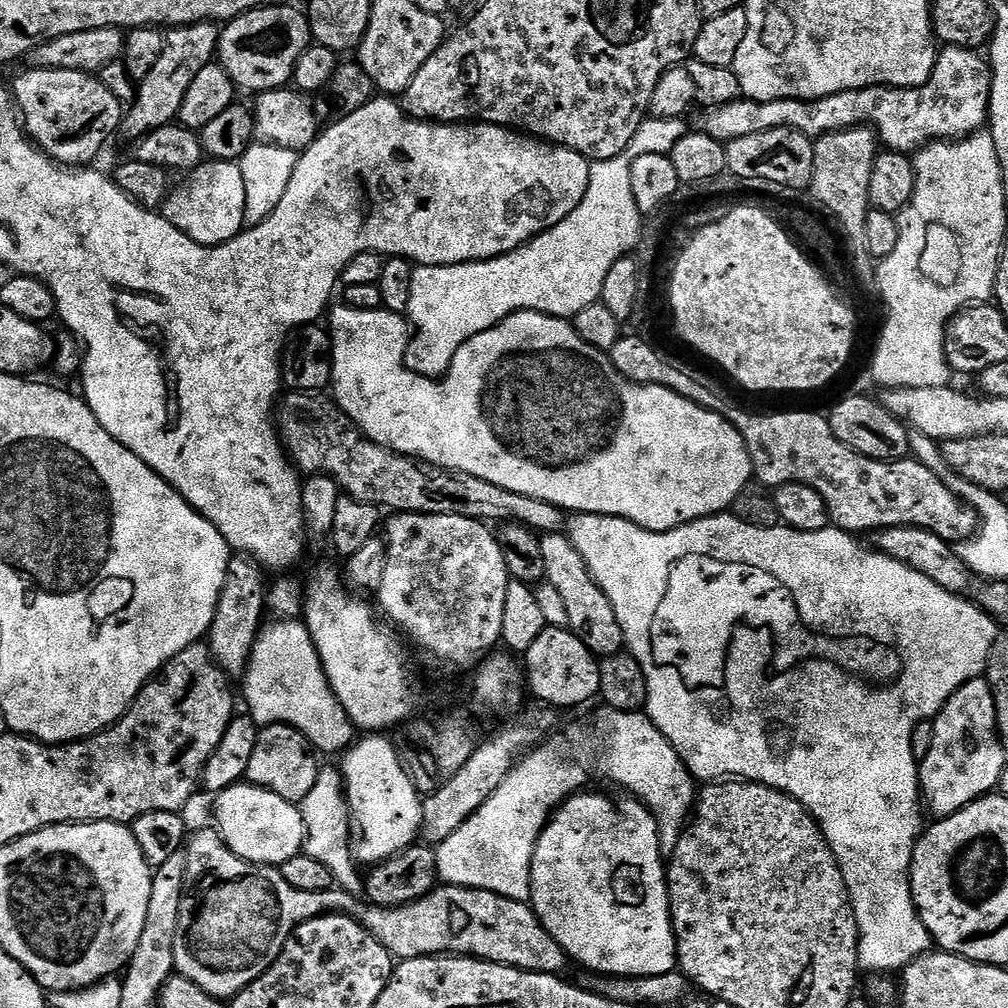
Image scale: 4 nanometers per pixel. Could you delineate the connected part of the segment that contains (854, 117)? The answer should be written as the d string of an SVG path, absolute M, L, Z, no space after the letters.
M971 48L939 49L936 68L932 77L917 88L859 88L846 90L842 94L830 94L821 100L779 100L778 102L758 102L739 99L717 108L701 111L694 124L695 131L705 132L710 138L727 142L734 138L746 138L746 134L758 134L775 128L794 128L803 136L819 138L830 132L841 132L843 128L871 126L885 149L905 154L915 154L933 142L962 140L981 131L988 124L988 107L992 89L992 69L989 61L980 57L979 51Z

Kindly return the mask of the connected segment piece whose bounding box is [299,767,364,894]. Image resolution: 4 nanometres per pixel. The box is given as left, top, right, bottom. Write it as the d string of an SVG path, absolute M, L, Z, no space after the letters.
M325 767L320 773L318 782L314 782L314 790L310 790L310 794L306 794L304 803L299 805L299 809L305 822L303 855L322 862L322 866L326 866L326 870L330 870L333 881L343 891L353 894L363 893L364 882L361 873L356 873L358 865L352 858L352 848L348 843L350 817L341 769Z

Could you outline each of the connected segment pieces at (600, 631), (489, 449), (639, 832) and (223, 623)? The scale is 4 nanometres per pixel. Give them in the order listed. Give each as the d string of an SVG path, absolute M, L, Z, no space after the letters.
M564 534L545 535L541 539L540 545L542 546L542 558L546 562L546 570L544 571L546 582L550 586L554 586L554 590L558 590L558 594L562 594L562 602L566 602L567 629L588 647L593 657L603 658L618 655L625 647L622 626L618 626L618 618L614 614L612 603L609 602L608 595L596 585L596 579L590 574L582 554L578 554L578 550L572 545L571 539Z
M339 307L331 309L333 312L332 328L330 327L332 337L330 392L337 406L360 427L361 432L376 444L381 444L383 448L401 452L403 456L413 456L416 460L425 460L426 463L439 468L474 474L474 478L494 482L494 486L502 486L502 490L510 490L514 494L542 498L542 502L550 502L564 509L568 514L621 516L624 520L634 522L639 528L651 532L669 532L682 524L727 513L738 498L738 494L742 494L742 490L749 487L753 479L752 459L748 447L730 421L719 416L717 412L709 412L707 408L696 403L695 399L688 397L687 400L687 395L672 392L662 386L646 386L630 382L625 376L618 374L611 355L590 346L590 342L582 342L582 338L578 338L575 327L567 319L534 311L516 312L506 317L500 324L495 324L490 330L467 340L463 348L458 350L456 363L452 365L450 374L439 380L419 376L404 364L404 355L410 339L410 324L401 313Z
M596 792L573 794L552 814L547 826L542 830L532 855L532 898L530 907L540 920L540 925L552 935L552 939L580 964L585 964L592 974L602 976L653 976L675 972L676 932L672 928L672 906L668 902L668 877L666 860L660 855L660 832L656 828L656 817L635 798L620 800L615 804L608 796L599 796Z
M236 554L229 559L228 573L220 601L216 607L216 617L208 629L206 643L212 649L212 658L220 669L229 677L243 677L252 660L252 647L260 635L262 621L266 616L265 569L255 560L244 554Z

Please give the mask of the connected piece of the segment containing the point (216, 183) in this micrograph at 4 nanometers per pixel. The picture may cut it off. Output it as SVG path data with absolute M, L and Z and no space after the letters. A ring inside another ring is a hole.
M209 159L199 164L186 179L173 188L162 205L162 214L175 228L182 230L194 242L224 244L240 235L245 227L246 182L242 182L239 163ZM188 180L188 181L187 181Z

